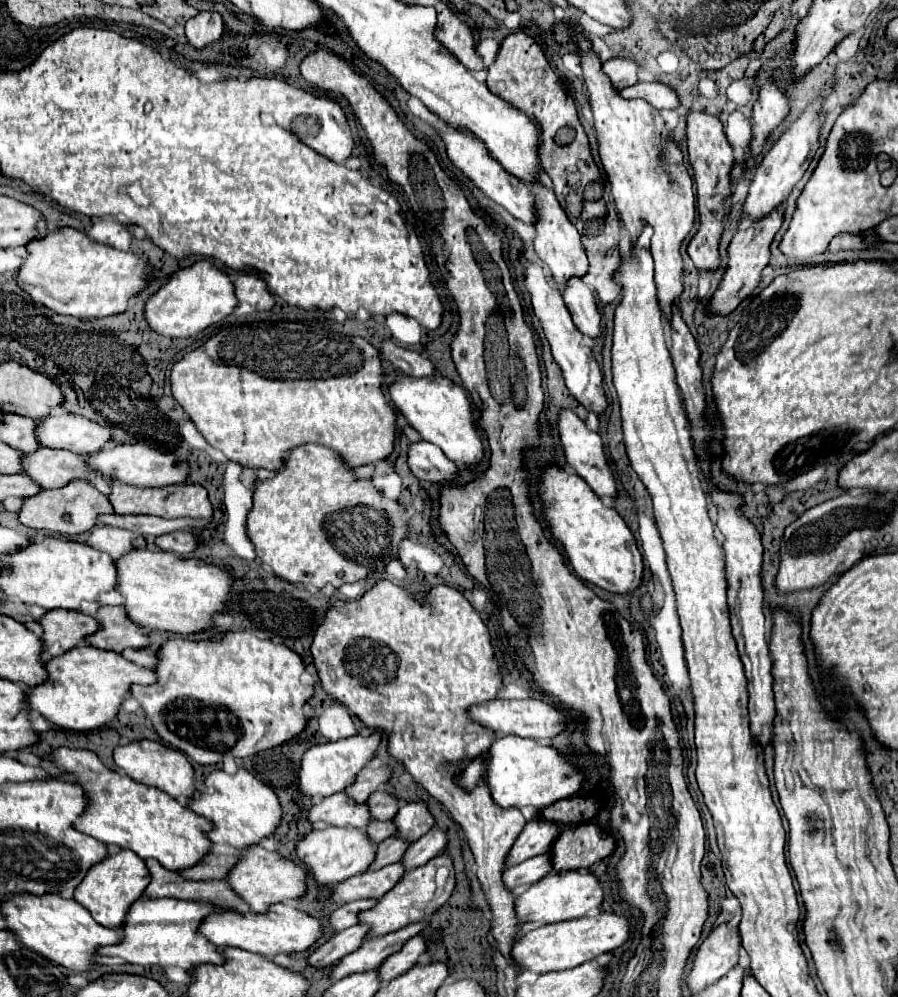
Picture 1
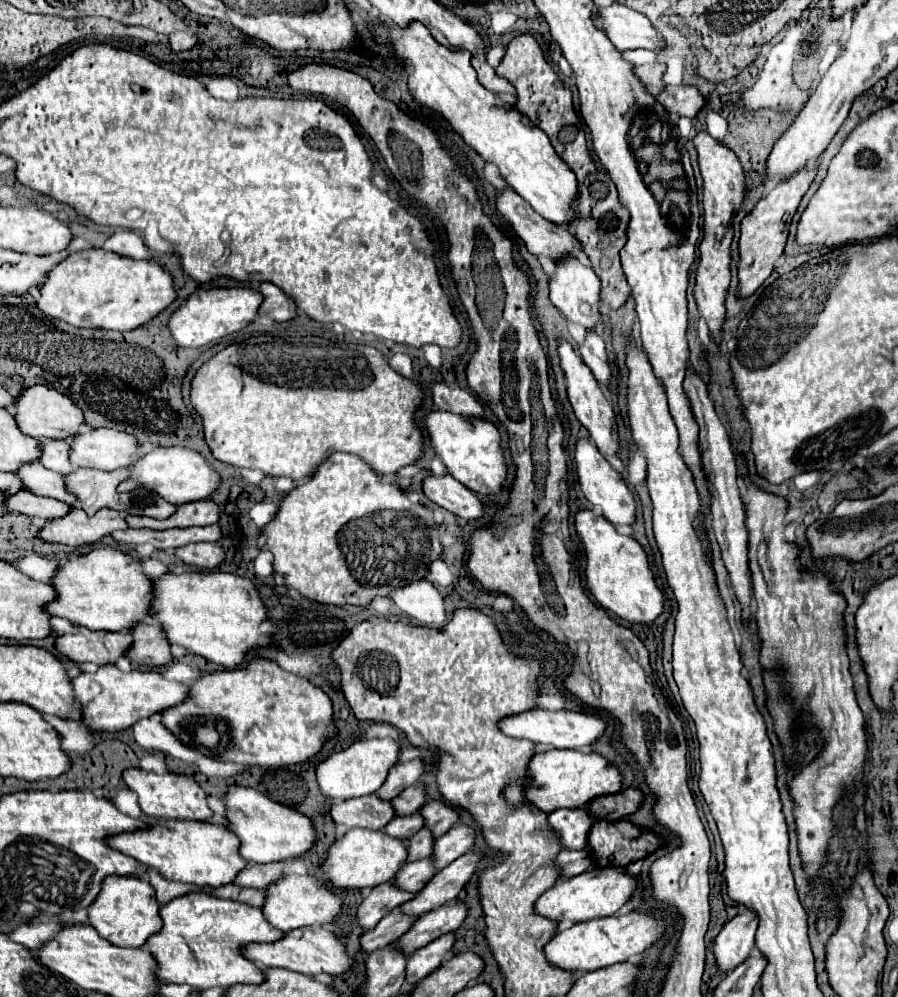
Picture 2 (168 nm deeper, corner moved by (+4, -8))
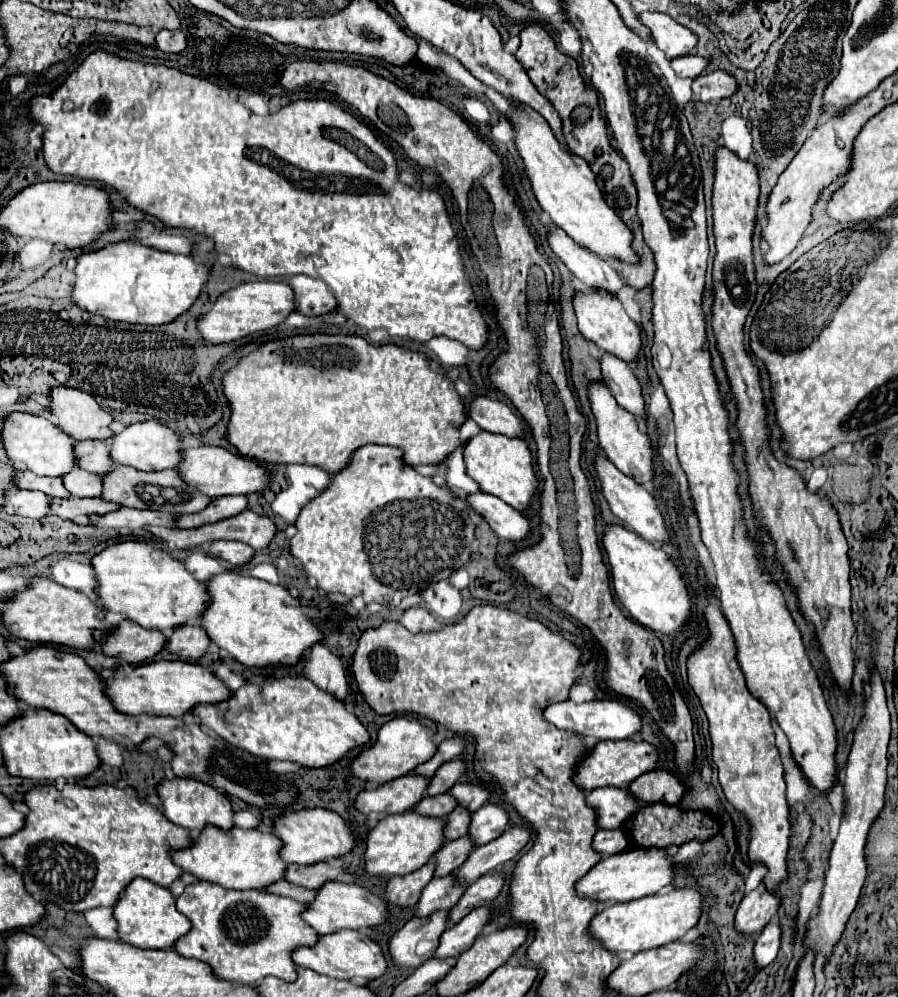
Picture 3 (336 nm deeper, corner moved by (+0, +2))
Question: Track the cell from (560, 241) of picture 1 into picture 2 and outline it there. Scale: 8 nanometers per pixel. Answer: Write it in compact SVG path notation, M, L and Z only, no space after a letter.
M566 257L564 261L556 263L556 275L550 277L550 301L570 321L578 323L586 331L596 329L602 323L602 317L600 317L600 279L596 277L596 273L590 267L586 267L576 257Z

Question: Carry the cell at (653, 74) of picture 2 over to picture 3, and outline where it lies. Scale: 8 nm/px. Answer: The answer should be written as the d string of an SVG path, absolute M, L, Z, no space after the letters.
M684 55L684 57L672 59L670 65L672 65L672 69L676 71L678 77L694 79L708 67L708 59L706 57L698 57L698 55Z

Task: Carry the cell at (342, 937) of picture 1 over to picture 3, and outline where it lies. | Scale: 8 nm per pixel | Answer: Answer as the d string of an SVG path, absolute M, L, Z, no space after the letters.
M454 875L446 877L434 877L420 895L420 901L414 909L414 917L426 917L434 911L446 911L458 903L460 895L464 893L466 885L456 885Z

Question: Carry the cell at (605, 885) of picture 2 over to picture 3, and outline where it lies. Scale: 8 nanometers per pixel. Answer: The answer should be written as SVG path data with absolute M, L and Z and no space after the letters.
M628 849L610 857L600 859L582 879L578 879L576 893L584 899L594 899L600 905L604 903L626 903L646 895L654 895L658 889L670 885L672 881L672 863L664 849Z

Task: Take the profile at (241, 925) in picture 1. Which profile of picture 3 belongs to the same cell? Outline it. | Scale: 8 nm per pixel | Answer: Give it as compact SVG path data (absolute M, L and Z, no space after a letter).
M342 929L330 935L318 935L318 943L314 943L314 947L298 947L298 951L294 951L294 963L298 967L308 967L308 969L314 969L316 973L336 977L336 979L362 977L368 981L382 977L388 967L380 947L370 937L354 929Z

